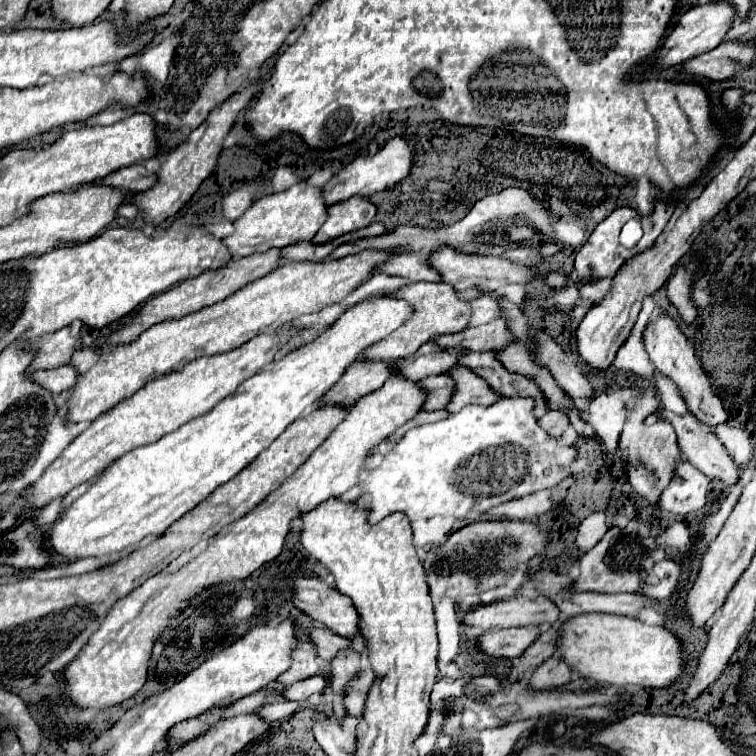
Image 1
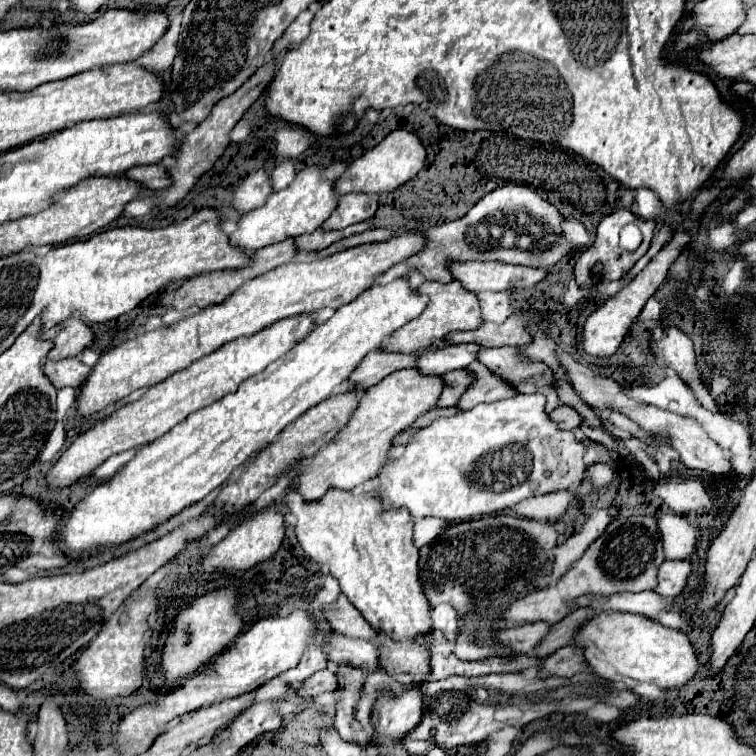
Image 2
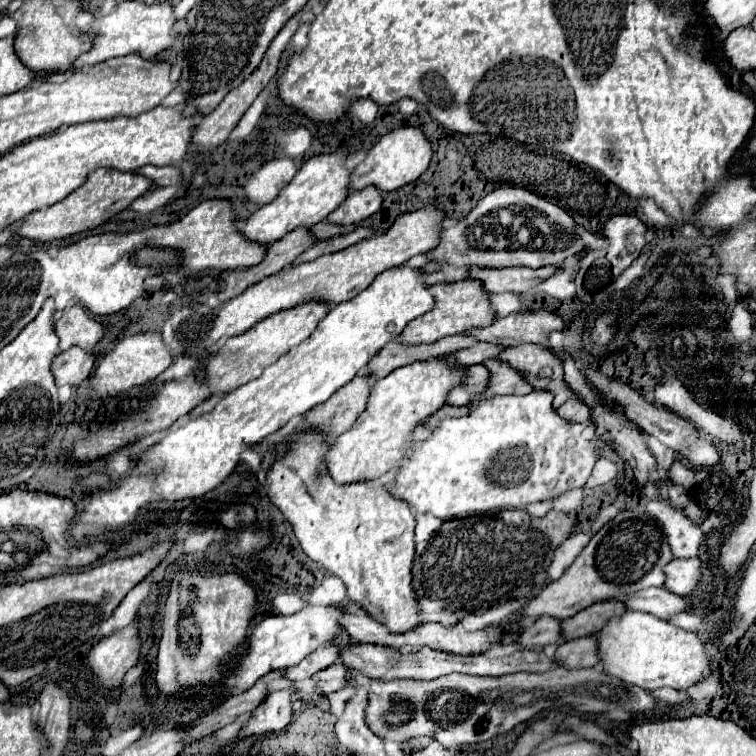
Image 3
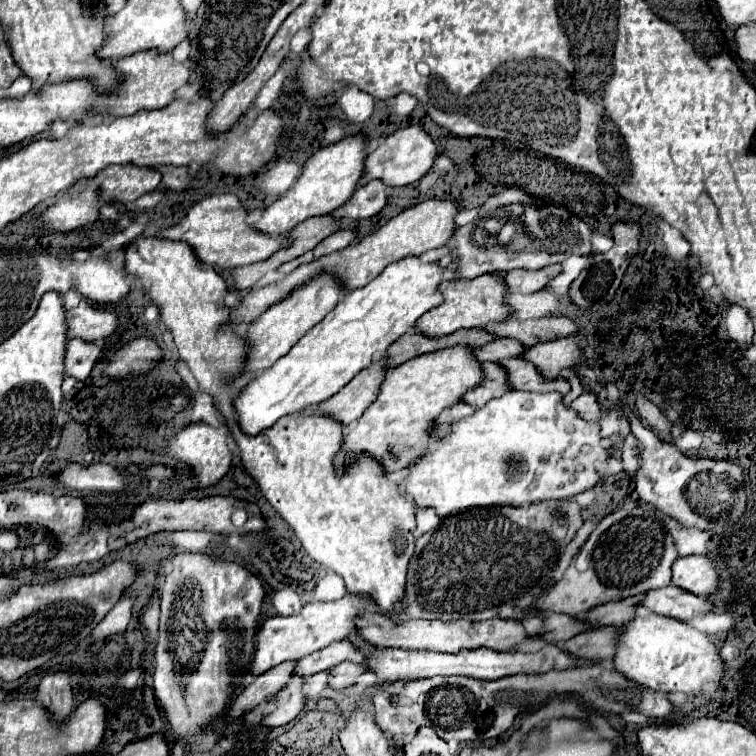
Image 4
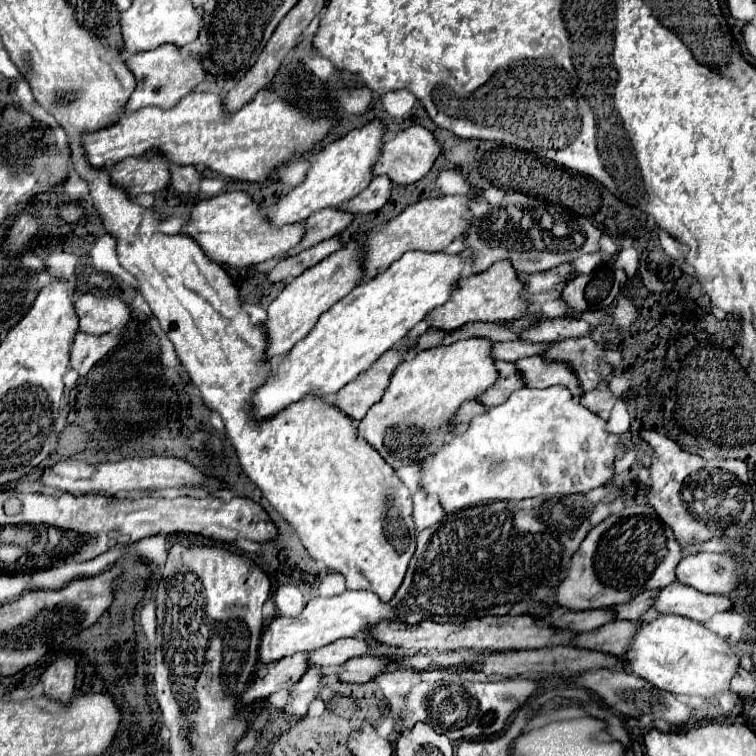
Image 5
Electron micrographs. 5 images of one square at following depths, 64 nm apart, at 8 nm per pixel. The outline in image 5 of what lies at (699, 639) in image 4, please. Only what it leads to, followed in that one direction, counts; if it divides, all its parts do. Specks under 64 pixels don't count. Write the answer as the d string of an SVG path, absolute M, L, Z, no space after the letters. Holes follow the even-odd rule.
M658 614L648 622L640 622L632 644L620 660L630 674L648 680L660 690L704 698L728 690L740 664L740 656L726 638L716 636L694 620L664 614Z

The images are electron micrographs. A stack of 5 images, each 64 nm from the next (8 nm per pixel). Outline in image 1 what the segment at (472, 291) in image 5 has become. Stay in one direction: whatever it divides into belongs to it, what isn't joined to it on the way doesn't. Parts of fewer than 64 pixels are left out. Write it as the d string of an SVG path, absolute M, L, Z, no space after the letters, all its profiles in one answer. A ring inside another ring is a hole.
M414 282L414 284L406 284L406 286L390 292L390 296L402 298L404 302L412 304L414 314L400 328L396 328L392 334L388 334L384 340L372 344L372 348L368 348L368 352L362 356L362 360L394 362L394 360L400 360L400 358L408 358L408 356L412 356L412 352L416 352L422 344L430 342L432 338L436 338L440 334L460 332L468 324L470 304L458 300L456 298L456 290L450 284L442 284L442 282Z

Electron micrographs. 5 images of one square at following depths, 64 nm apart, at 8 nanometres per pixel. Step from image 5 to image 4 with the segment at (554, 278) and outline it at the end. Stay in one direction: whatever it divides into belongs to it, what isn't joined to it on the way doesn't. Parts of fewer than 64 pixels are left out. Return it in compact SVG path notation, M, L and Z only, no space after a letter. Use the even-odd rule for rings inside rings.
M560 264L556 266L546 266L540 270L510 270L510 272L502 272L498 274L508 292L522 292L522 294L530 294L530 292L538 292L542 290L554 276L560 274Z

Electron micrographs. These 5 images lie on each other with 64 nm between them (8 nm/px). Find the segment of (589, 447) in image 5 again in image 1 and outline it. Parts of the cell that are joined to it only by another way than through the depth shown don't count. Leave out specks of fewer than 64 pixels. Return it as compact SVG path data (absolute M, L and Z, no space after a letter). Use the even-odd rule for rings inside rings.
M502 398L492 406L468 406L446 420L408 430L384 456L382 464L364 472L358 480L358 504L368 510L368 522L378 524L394 512L406 514L410 522L432 516L466 518L474 510L486 512L508 500L548 490L568 480L568 468L576 460L576 448L560 446L556 438L548 436L532 416L532 408L532 398Z

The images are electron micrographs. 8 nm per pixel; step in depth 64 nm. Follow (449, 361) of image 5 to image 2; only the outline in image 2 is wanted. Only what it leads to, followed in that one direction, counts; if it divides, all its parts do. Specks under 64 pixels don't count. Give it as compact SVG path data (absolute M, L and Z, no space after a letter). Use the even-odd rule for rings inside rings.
M414 368L398 370L386 376L380 384L360 396L352 420L348 420L342 432L338 432L338 436L334 436L310 462L300 468L298 478L290 488L294 488L304 502L314 502L332 488L352 490L354 486L374 478L380 466L384 466L390 458L392 438L408 428L418 416L434 408L440 388L444 388L444 382L438 376L422 376Z

